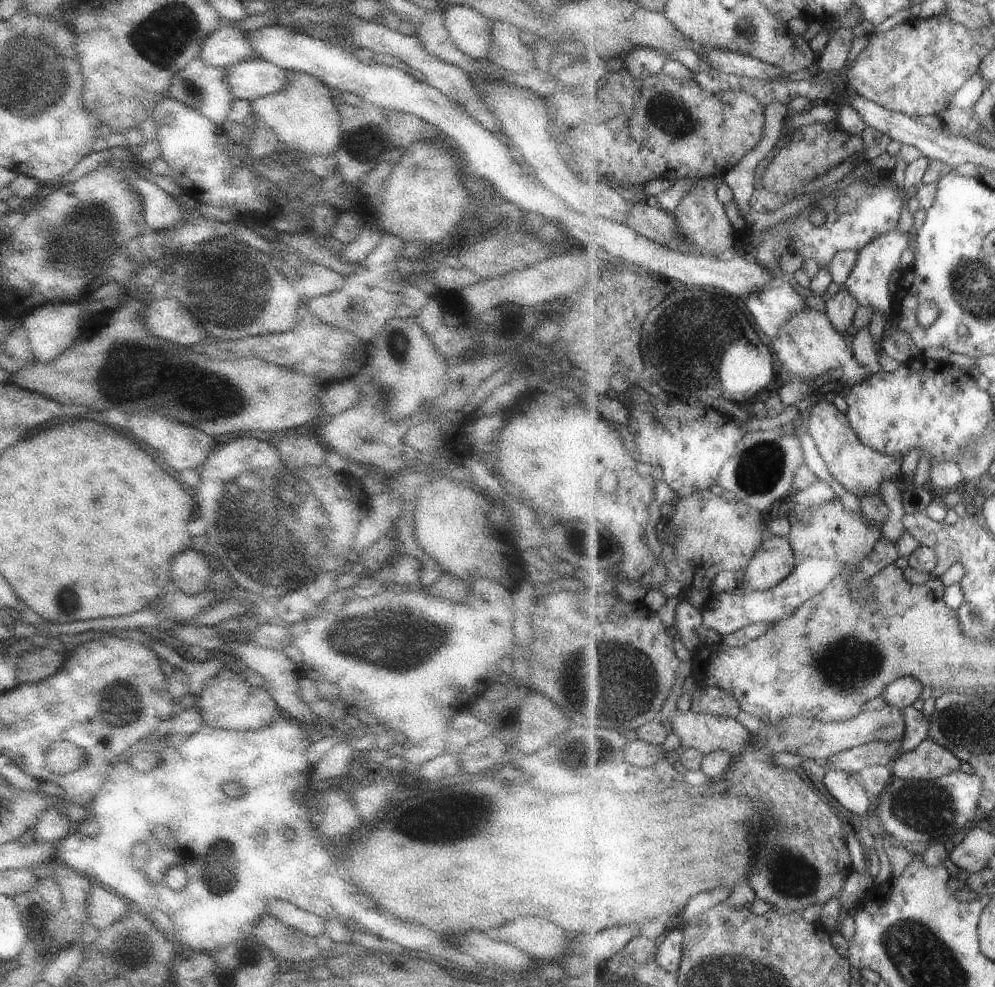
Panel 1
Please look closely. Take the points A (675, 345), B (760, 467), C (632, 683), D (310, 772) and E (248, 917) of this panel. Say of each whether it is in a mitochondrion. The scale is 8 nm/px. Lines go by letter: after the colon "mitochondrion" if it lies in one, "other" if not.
A: mitochondrion
B: mitochondrion
C: mitochondrion
D: other
E: other

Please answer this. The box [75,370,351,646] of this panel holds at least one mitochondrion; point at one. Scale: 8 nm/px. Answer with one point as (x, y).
(257, 526)

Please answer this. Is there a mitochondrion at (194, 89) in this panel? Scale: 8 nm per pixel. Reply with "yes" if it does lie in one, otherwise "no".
yes

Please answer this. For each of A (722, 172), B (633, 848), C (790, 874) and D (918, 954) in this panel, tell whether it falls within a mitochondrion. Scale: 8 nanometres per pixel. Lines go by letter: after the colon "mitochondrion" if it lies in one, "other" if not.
A: other
B: other
C: mitochondrion
D: mitochondrion

